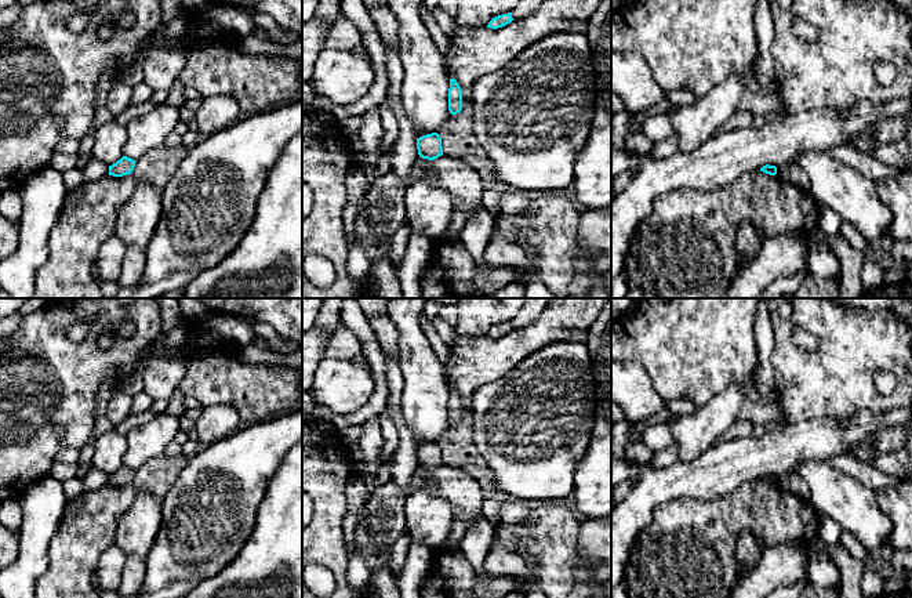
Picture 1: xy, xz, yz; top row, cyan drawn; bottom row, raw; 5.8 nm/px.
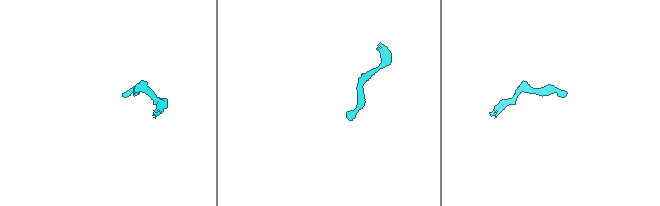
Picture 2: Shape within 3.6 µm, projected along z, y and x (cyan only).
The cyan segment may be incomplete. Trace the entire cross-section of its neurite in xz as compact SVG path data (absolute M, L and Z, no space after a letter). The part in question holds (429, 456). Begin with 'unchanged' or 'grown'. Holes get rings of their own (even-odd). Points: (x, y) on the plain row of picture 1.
unchanged; M437 442L417 447L418 464L422 468L433 470L443 464L442 447Z

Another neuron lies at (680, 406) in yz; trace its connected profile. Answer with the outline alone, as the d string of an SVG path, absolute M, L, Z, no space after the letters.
M683 398L668 402L666 407L673 416L691 416L697 410L697 406L691 401Z

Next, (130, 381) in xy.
M146 348L137 358L123 365L117 372L116 389L134 398L143 391L142 372L145 360L153 354L152 348Z

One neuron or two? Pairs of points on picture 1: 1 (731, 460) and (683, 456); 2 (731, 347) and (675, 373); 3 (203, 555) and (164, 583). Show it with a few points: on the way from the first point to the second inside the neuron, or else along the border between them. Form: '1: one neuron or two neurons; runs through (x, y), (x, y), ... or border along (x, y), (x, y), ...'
1: two neurons; border along (712, 444), (696, 457), (676, 463)
2: one neuron; runs through (718, 347), (701, 347), (689, 359)
3: one neuron; runs through (193, 555), (174, 573)

